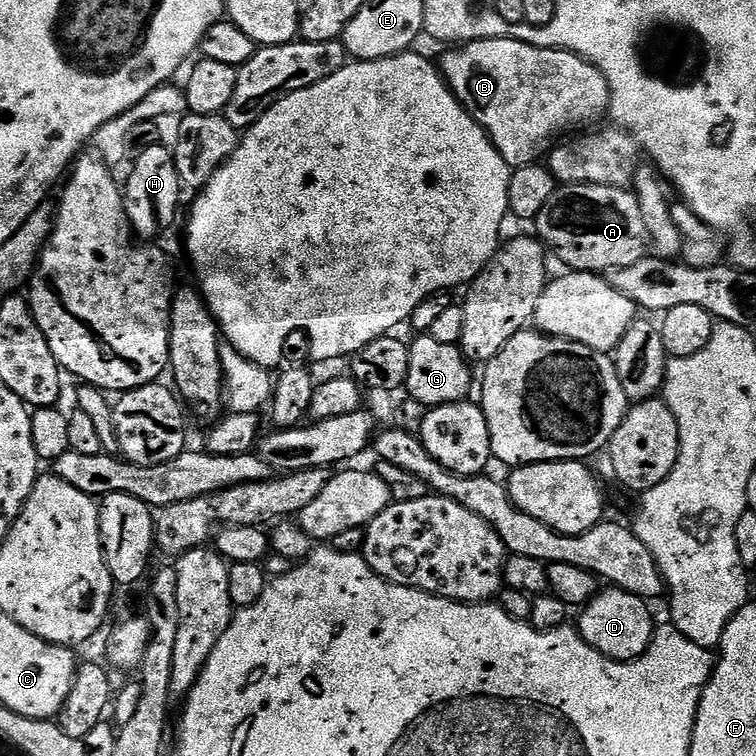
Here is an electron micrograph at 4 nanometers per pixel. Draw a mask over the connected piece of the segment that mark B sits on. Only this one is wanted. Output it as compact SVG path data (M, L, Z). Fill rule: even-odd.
M470 40L466 44L453 47L448 50L441 60L438 60L438 67L448 85L455 94L460 105L467 110L472 117L480 123L480 127L488 133L488 137L492 139L492 144L498 150L498 154L502 154L502 158L508 163L509 169L515 170L525 168L528 164L535 164L541 158L547 157L552 151L554 145L561 138L567 137L569 134L575 133L577 130L587 129L595 120L600 120L609 115L608 103L610 102L610 90L603 72L592 64L583 56L578 56L574 52L563 52L561 48L539 48L533 44L526 42L518 42L517 40Z

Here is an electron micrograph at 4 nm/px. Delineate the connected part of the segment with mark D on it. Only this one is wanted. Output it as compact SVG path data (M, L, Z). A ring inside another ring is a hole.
M615 586L597 591L596 595L579 609L578 631L591 648L612 660L637 660L650 646L654 635L649 601Z

